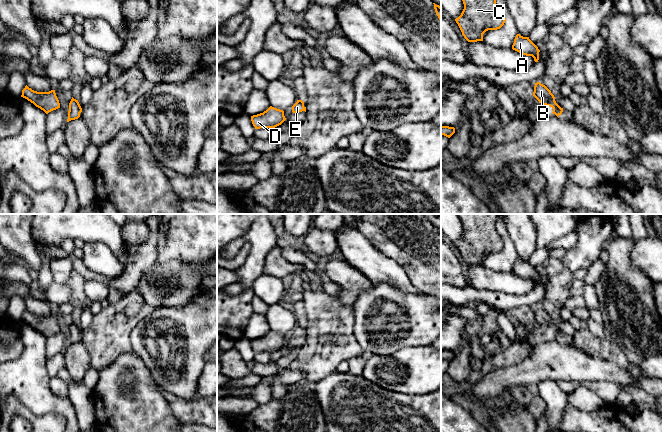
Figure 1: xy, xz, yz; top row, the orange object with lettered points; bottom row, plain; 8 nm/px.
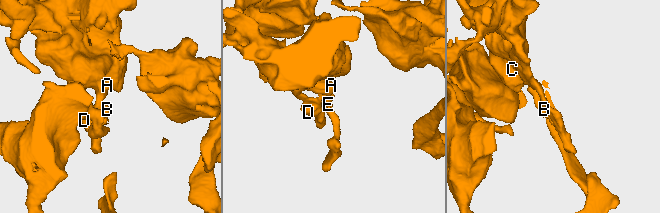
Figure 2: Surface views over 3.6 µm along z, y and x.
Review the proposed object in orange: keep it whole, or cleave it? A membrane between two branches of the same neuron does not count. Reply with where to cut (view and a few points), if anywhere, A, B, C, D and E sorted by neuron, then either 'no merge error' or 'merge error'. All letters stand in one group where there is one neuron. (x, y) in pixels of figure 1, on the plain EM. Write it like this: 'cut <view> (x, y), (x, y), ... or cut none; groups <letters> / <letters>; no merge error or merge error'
cut none; groups A B C D E; no merge error

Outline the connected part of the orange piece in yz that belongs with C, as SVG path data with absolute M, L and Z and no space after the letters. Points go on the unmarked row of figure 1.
M457 214L457 216L462 222L464 233L455 245L468 266L483 265L483 258L486 255L497 254L504 249L506 242L496 230L497 214Z

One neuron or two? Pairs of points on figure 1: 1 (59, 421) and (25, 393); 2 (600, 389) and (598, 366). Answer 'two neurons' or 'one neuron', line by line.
1: two neurons
2: two neurons

